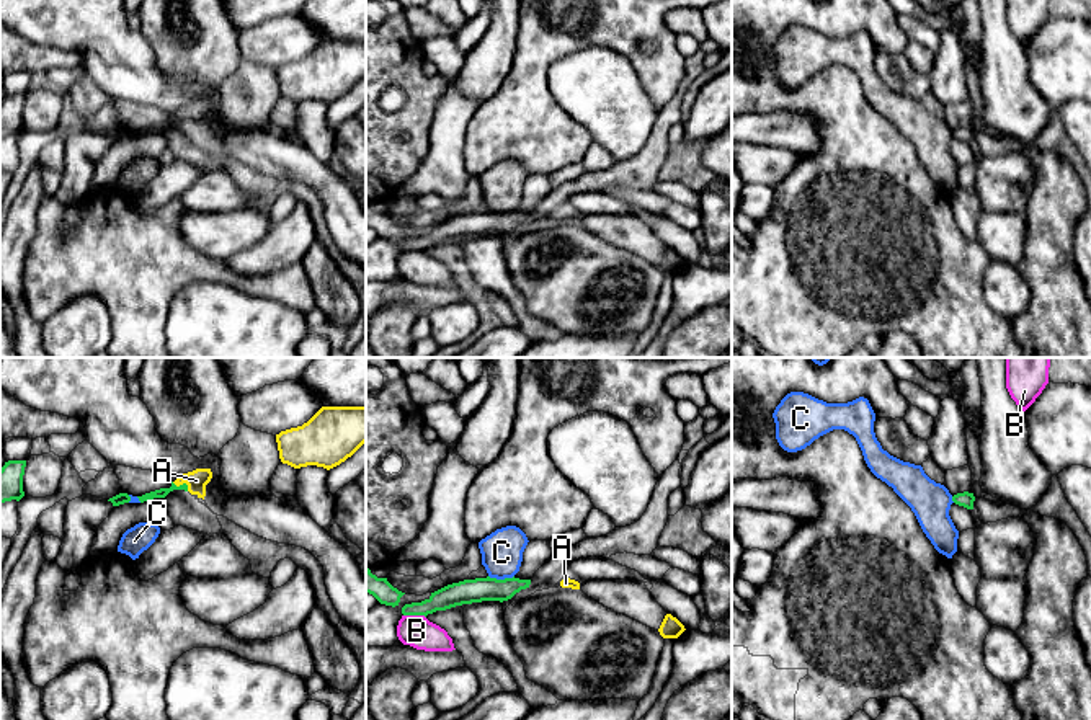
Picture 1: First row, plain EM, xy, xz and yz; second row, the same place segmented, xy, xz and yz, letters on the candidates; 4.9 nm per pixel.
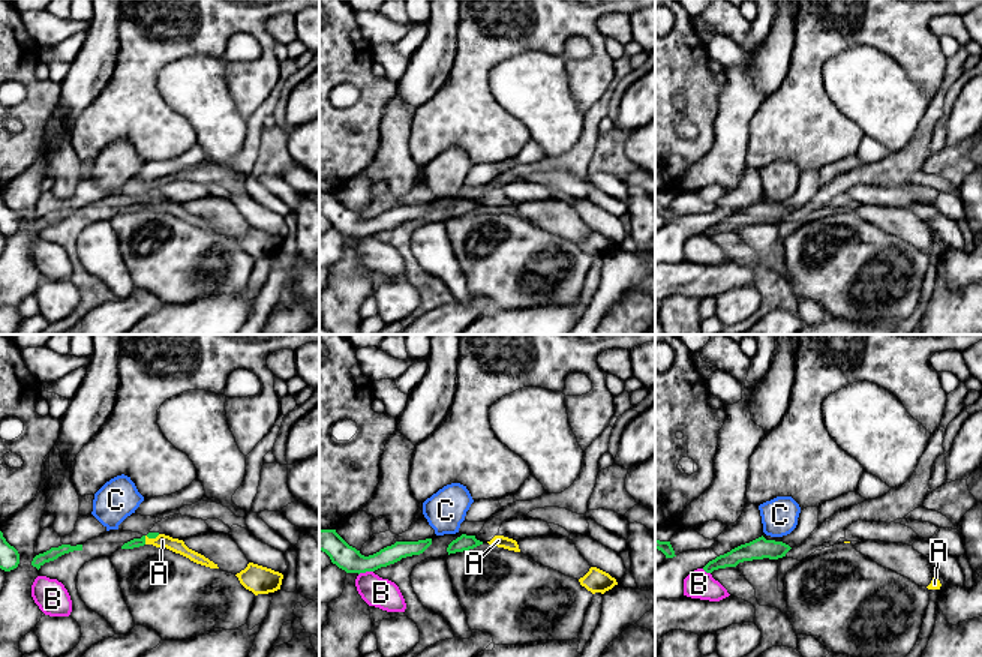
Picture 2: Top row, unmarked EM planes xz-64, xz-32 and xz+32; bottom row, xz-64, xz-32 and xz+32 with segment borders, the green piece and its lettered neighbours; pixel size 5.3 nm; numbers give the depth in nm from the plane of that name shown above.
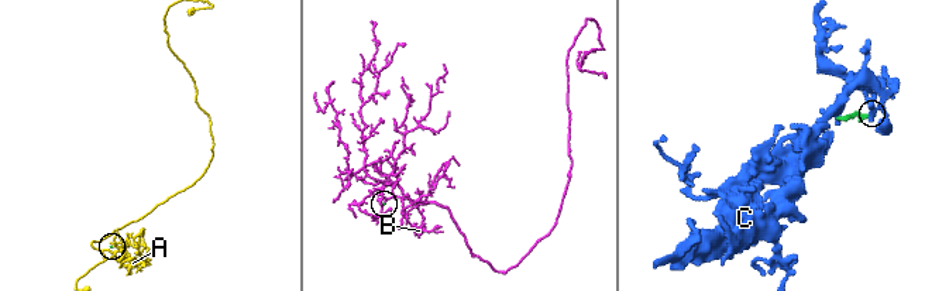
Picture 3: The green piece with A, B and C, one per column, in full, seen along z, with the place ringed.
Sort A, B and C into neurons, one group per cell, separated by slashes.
A / B / C

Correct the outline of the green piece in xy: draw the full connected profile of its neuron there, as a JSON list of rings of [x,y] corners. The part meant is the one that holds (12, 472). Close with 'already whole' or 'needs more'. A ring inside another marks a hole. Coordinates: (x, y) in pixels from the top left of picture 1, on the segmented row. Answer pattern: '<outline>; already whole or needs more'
[[[8,460],[0,469],[0,504],[5,501],[20,501],[24,496],[23,475],[26,460]]]; already whole

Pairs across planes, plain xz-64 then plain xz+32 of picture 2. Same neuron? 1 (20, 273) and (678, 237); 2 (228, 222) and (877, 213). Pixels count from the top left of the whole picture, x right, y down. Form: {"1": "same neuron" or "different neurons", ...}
{"1": "different neurons", "2": "same neuron"}

